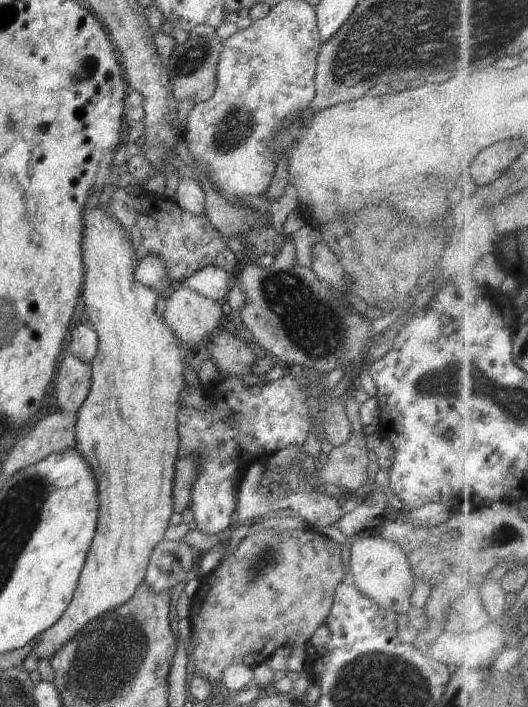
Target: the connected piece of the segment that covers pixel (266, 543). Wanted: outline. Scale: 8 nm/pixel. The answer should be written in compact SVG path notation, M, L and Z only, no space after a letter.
M304 526L282 531L275 531L274 529L263 530L260 527L254 528L247 537L241 540L234 554L226 558L223 562L220 562L206 576L200 577L201 585L199 586L198 592L194 594L192 608L189 614L192 632L191 645L194 646L191 659L194 661L198 670L197 674L208 678L213 684L217 684L223 680L222 674L227 666L246 665L255 668L262 662L266 662L277 648L296 643L306 645L310 638L312 638L318 625L322 624L330 614L335 588L345 578L344 563L342 563L342 557L340 556L341 548L336 541L326 537L326 535L316 532L316 530L306 529Z

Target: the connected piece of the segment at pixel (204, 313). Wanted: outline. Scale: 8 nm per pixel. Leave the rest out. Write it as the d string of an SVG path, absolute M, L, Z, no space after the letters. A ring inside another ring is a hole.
M176 285L165 300L163 319L187 348L200 348L226 314L224 305Z

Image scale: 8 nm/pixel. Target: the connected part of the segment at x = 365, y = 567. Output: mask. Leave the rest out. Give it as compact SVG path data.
M358 534L352 537L350 550L350 580L355 587L382 609L396 614L407 613L412 605L410 595L416 582L407 556L392 541L380 535Z

